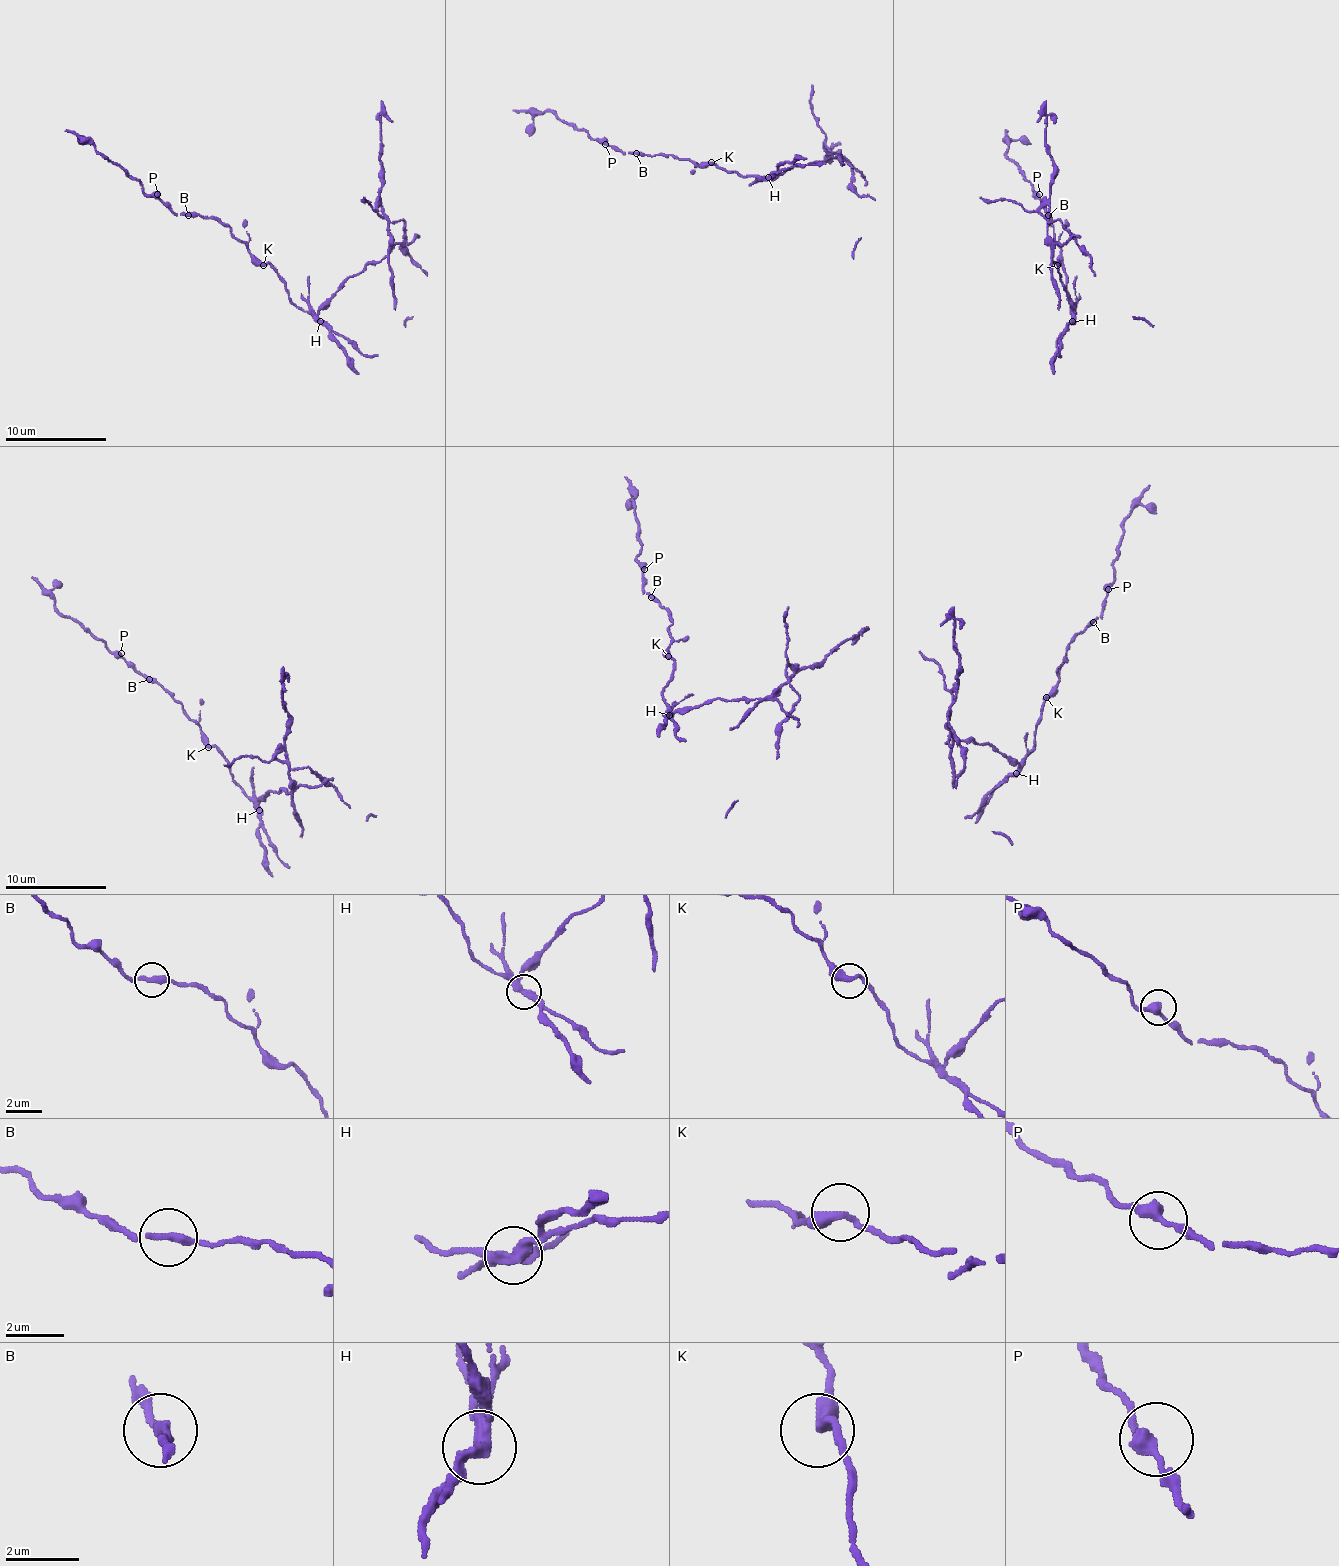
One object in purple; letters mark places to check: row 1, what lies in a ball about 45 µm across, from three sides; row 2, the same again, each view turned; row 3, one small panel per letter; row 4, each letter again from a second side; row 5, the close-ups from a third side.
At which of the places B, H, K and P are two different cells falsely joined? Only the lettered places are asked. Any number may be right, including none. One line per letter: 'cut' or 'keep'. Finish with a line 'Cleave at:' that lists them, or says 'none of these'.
B: keep
H: cut
K: keep
P: keep
Cleave at: H

